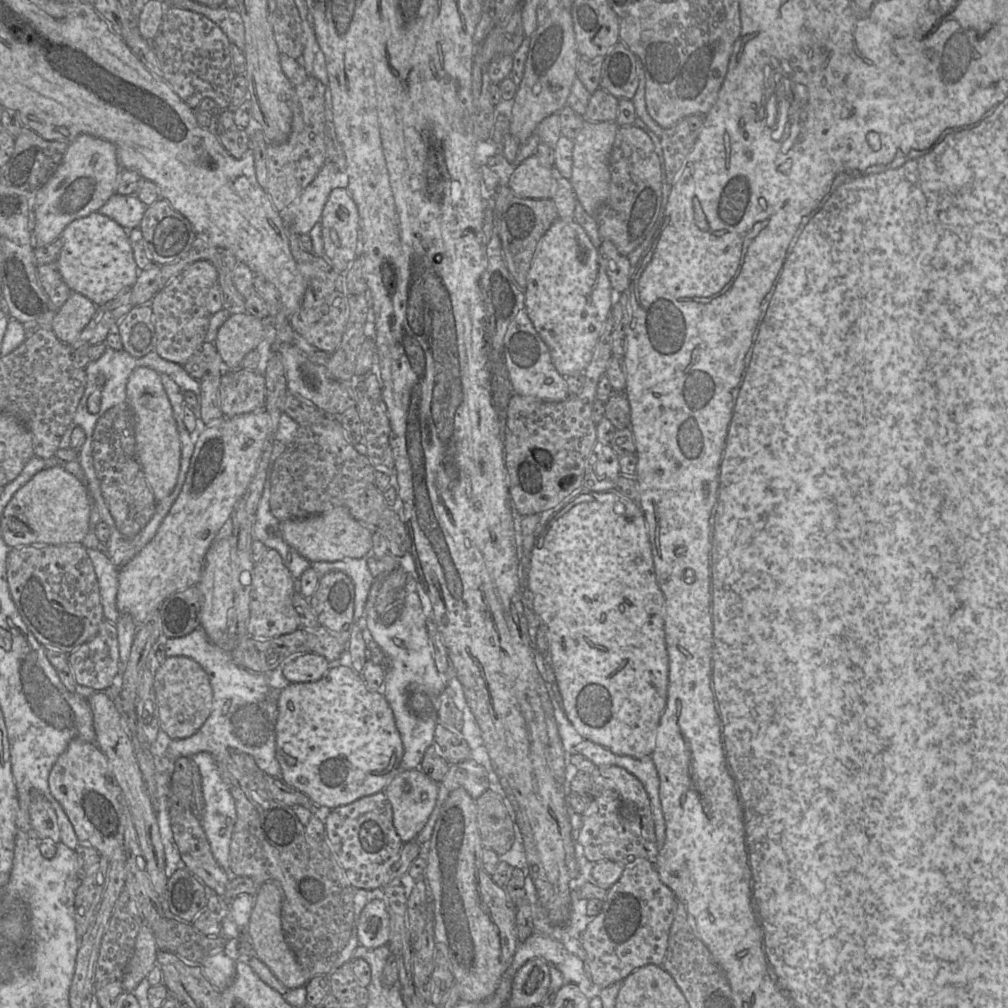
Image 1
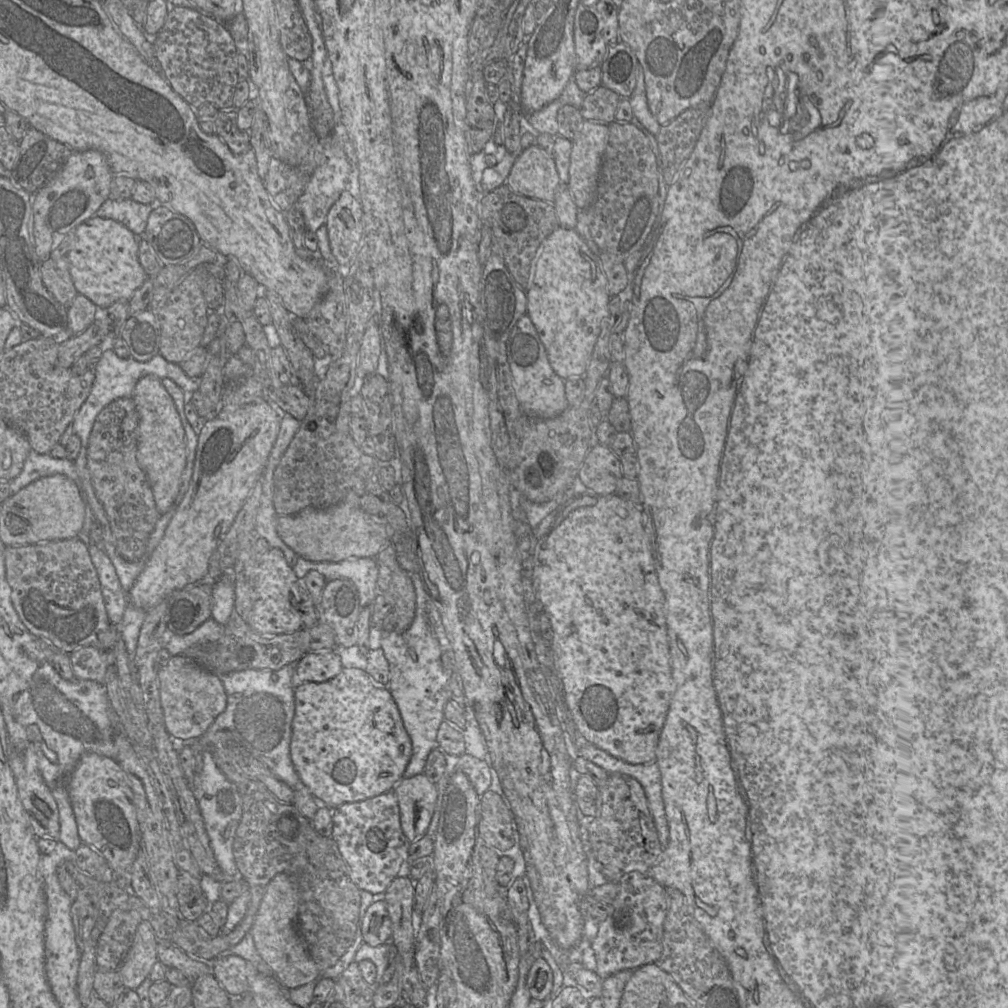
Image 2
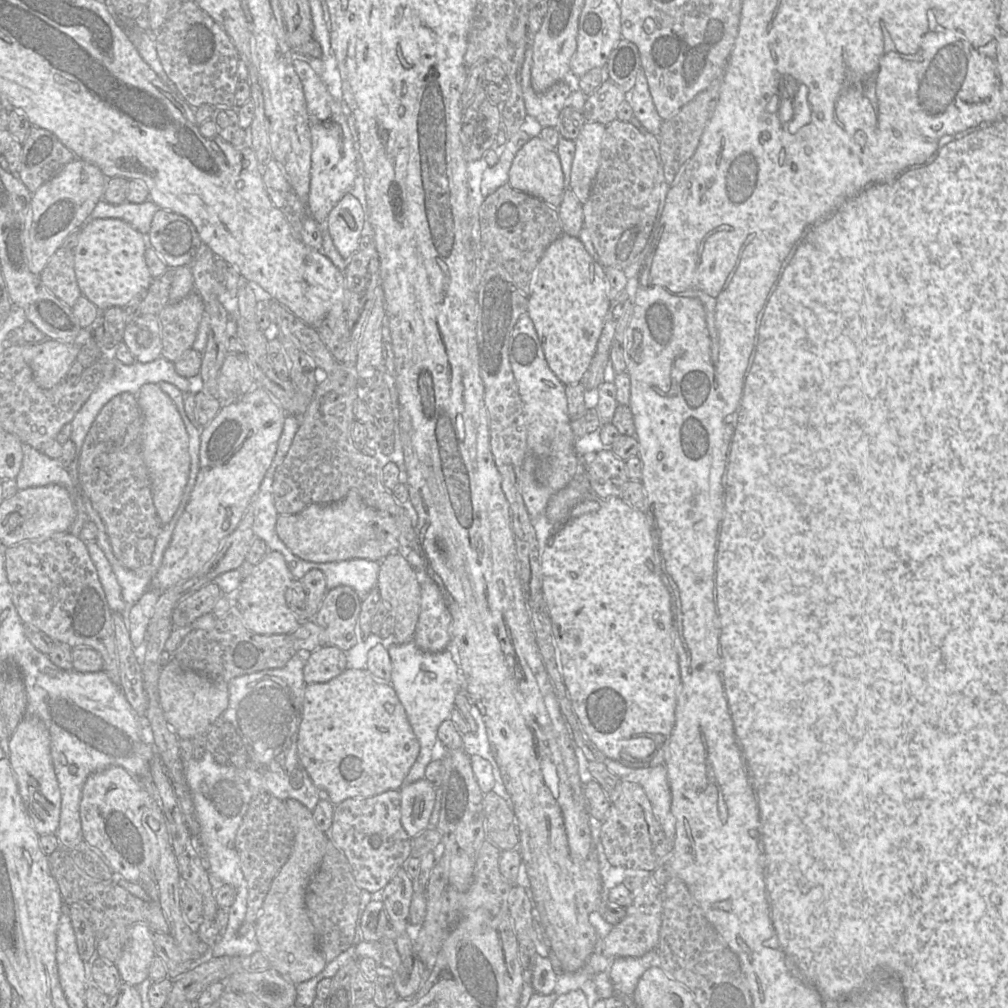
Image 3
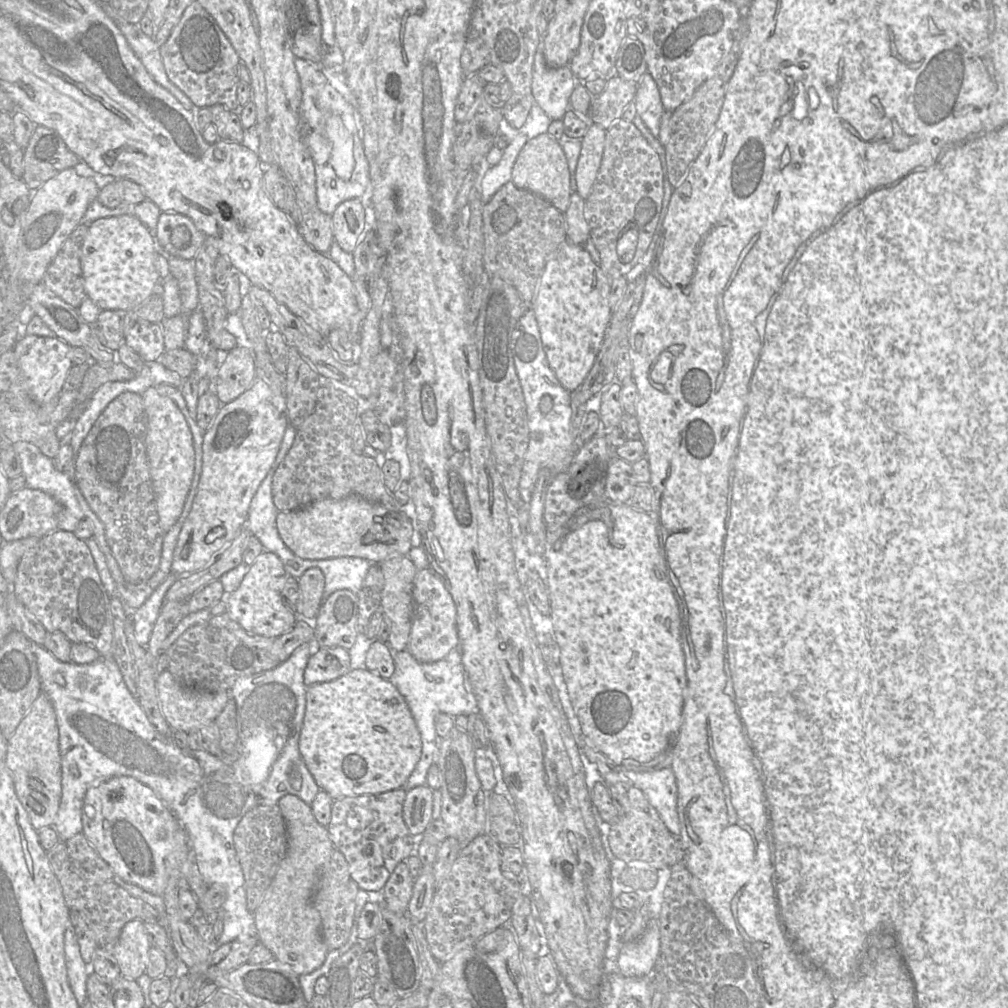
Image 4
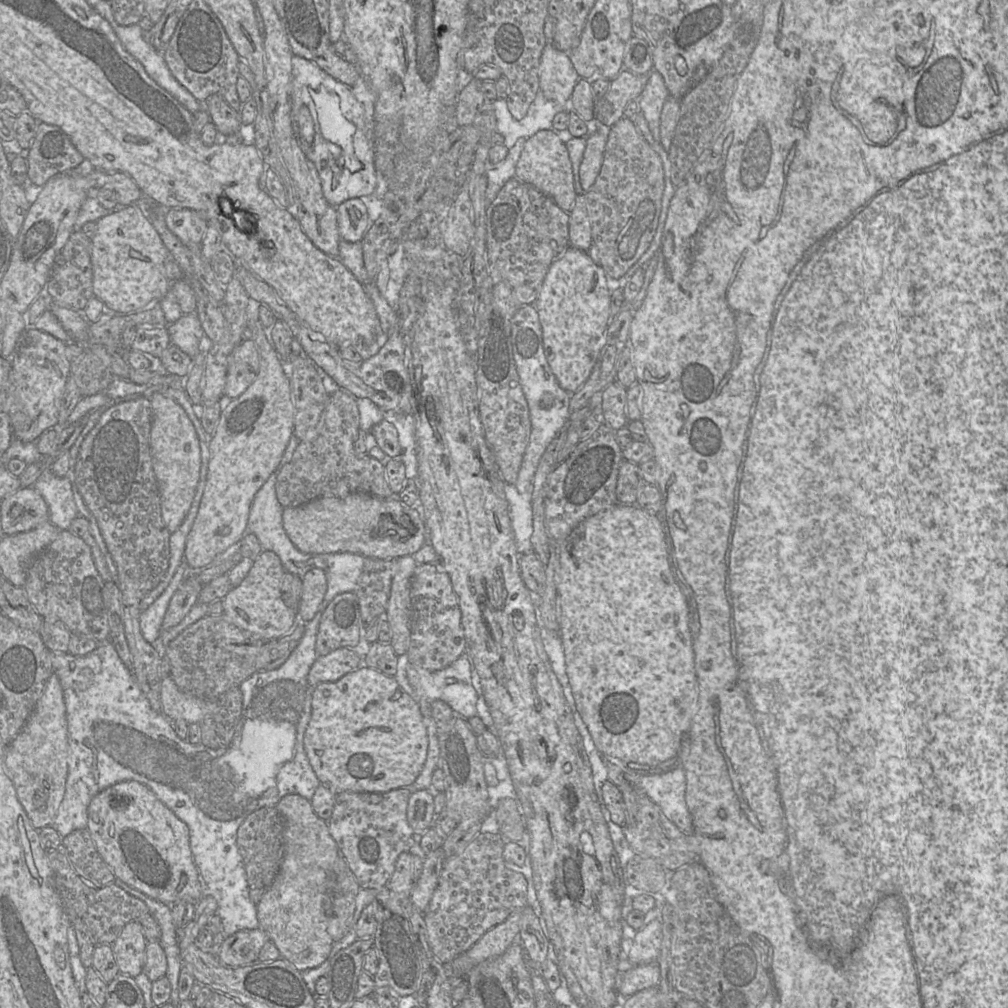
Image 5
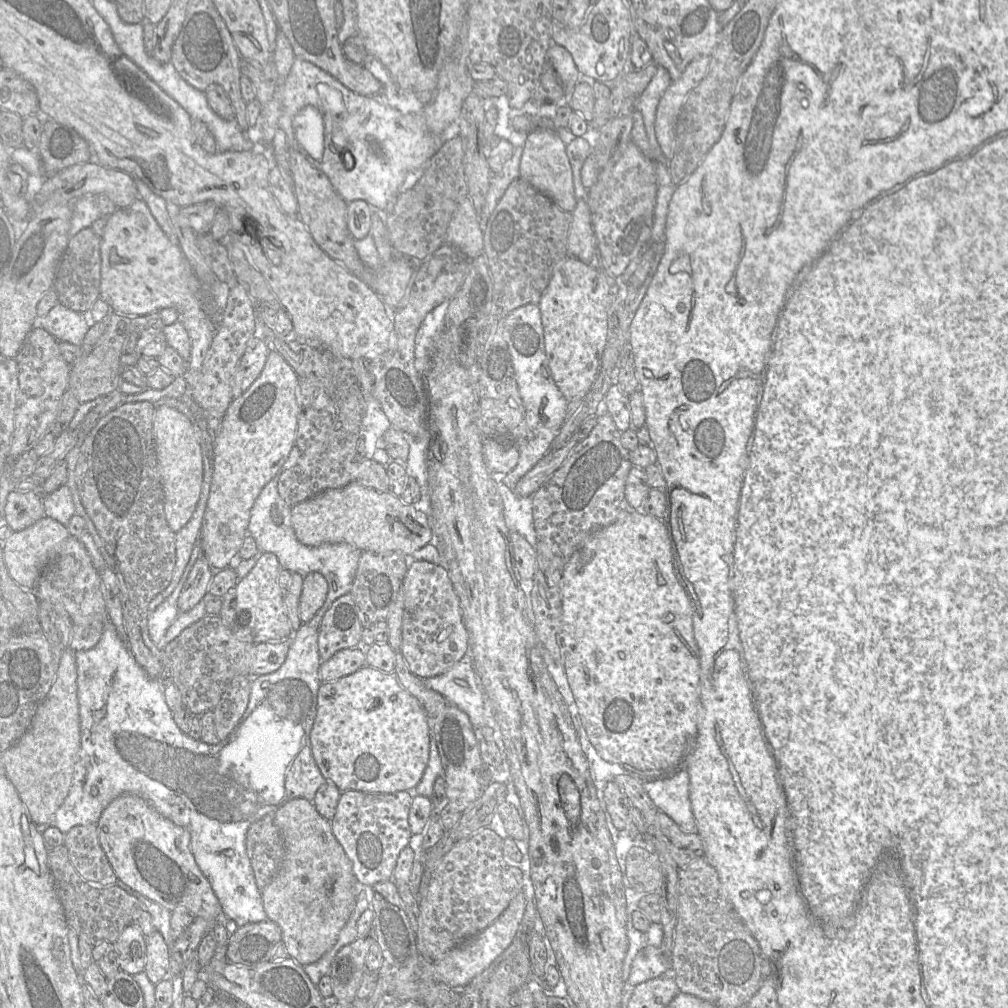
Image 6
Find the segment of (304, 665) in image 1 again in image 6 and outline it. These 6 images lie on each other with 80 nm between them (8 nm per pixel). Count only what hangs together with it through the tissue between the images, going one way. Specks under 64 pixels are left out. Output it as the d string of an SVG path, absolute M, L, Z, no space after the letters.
M363 646L345 648L335 653L319 668L321 682L332 682L350 675L366 665L366 649Z

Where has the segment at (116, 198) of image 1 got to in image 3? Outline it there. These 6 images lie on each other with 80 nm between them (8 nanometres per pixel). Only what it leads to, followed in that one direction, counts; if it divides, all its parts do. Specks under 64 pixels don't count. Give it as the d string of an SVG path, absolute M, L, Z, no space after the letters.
M101 199L89 215L88 220L98 218L120 219L128 223L136 231L147 236L151 228L153 216L159 209L149 199L143 203L130 203L126 201L119 205L113 205Z

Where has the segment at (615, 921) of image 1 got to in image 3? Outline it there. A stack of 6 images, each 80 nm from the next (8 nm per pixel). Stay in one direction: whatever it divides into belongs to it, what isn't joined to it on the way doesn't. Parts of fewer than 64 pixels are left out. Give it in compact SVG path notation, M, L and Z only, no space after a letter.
M627 869L628 879L624 886L630 891L632 902L625 910L624 918L613 926L602 940L602 952L606 957L642 957L658 946L663 915L663 888L659 886L649 871Z

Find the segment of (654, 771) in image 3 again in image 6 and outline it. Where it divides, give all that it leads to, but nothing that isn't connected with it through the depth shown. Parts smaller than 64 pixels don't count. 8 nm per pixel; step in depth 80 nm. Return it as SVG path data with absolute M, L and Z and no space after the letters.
M682 770L667 778L643 782L643 788L657 808L668 815L681 830L686 833L697 833L697 823L690 799L688 771Z

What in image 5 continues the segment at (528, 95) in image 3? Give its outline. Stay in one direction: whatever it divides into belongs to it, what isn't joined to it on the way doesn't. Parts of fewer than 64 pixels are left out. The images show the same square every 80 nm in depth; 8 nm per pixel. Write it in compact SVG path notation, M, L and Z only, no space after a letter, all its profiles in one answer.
M547 43L539 65L539 89L544 97L562 109L567 109L579 79L568 53L556 49L552 43Z

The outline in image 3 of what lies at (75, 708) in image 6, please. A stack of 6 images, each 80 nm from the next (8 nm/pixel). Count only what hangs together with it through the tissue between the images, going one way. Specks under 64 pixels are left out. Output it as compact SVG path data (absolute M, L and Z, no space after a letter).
M25 717L9 737L10 764L31 824L39 836L56 834L60 821L61 793L51 756L51 737L45 723Z

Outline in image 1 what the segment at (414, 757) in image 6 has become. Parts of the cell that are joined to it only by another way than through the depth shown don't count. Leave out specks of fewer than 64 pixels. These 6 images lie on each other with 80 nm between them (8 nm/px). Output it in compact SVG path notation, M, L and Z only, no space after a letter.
M330 666L316 682L289 683L277 699L276 758L282 780L306 794L319 807L334 809L357 799L384 792L399 772L404 748L392 710L381 692L370 691L362 675L345 666Z

